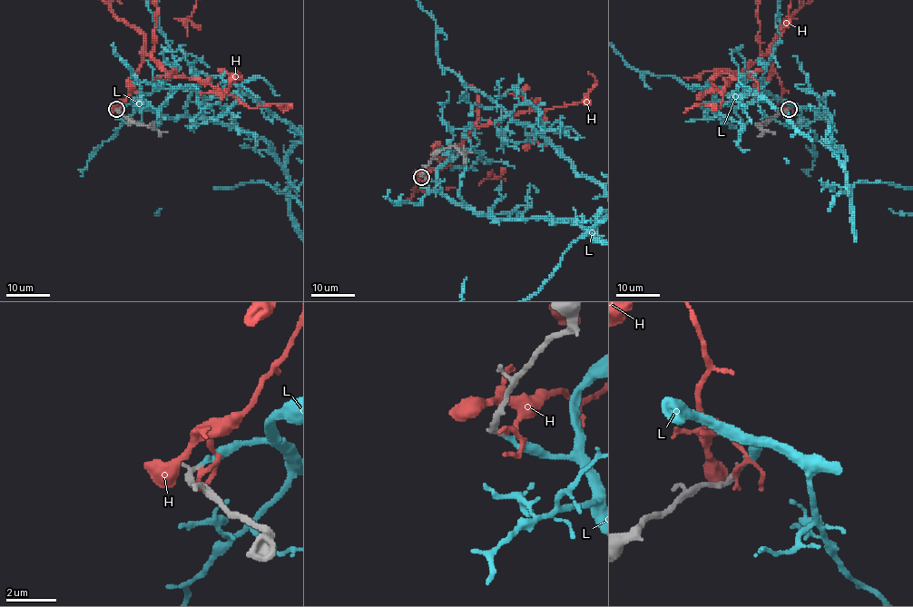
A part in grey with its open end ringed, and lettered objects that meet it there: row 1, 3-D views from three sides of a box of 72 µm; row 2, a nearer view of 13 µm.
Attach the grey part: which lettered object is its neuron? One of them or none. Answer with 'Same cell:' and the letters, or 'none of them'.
Same cell: none of them

